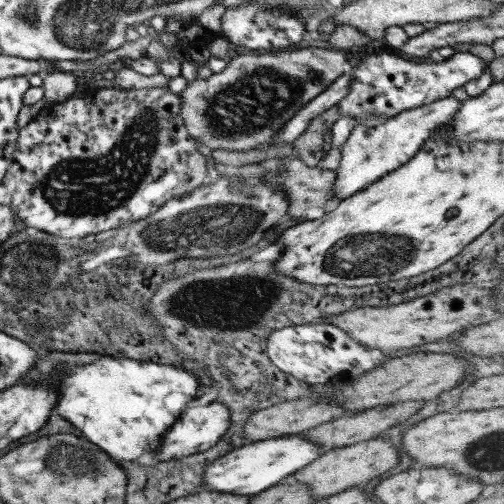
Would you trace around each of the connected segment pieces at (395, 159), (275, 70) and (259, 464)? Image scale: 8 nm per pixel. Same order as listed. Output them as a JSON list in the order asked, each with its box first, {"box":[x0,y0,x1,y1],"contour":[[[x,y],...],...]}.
[{"box":[333,96,461,201],"contour":[[[449,96],[427,105],[403,110],[373,128],[356,125],[351,129],[349,137],[340,149],[341,158],[335,169],[333,194],[339,198],[339,201],[343,200],[407,162],[423,142],[430,138],[435,128],[445,127],[451,121],[451,117],[459,111],[461,102]]]},{"box":[179,47,348,150],"contour":[[[317,47],[300,48],[293,51],[277,51],[276,54],[258,52],[238,55],[226,62],[226,67],[210,77],[195,79],[179,92],[181,97],[180,116],[183,117],[185,131],[199,143],[217,150],[248,150],[262,144],[269,144],[275,131],[303,105],[322,93],[331,82],[348,69],[343,51]]]},{"box":[203,433,323,496],"contour":[[[304,433],[259,440],[259,442],[241,446],[237,450],[231,450],[229,454],[207,463],[203,467],[203,484],[215,492],[229,492],[239,496],[255,494],[277,484],[281,478],[291,476],[299,468],[315,460],[315,457],[319,457],[321,452],[323,452],[321,446],[315,442],[309,442]]]}]

